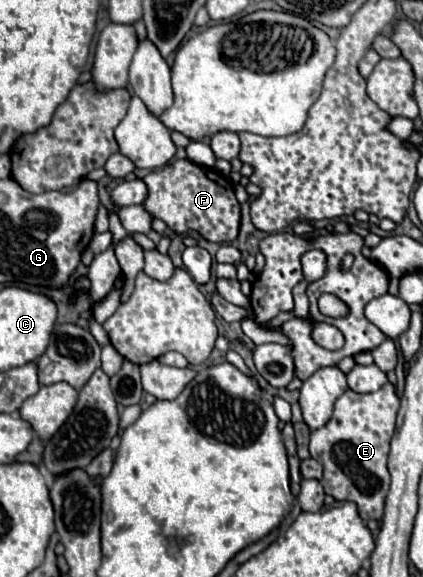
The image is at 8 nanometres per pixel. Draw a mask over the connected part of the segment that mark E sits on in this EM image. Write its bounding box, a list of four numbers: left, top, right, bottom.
[310,382,400,520]

